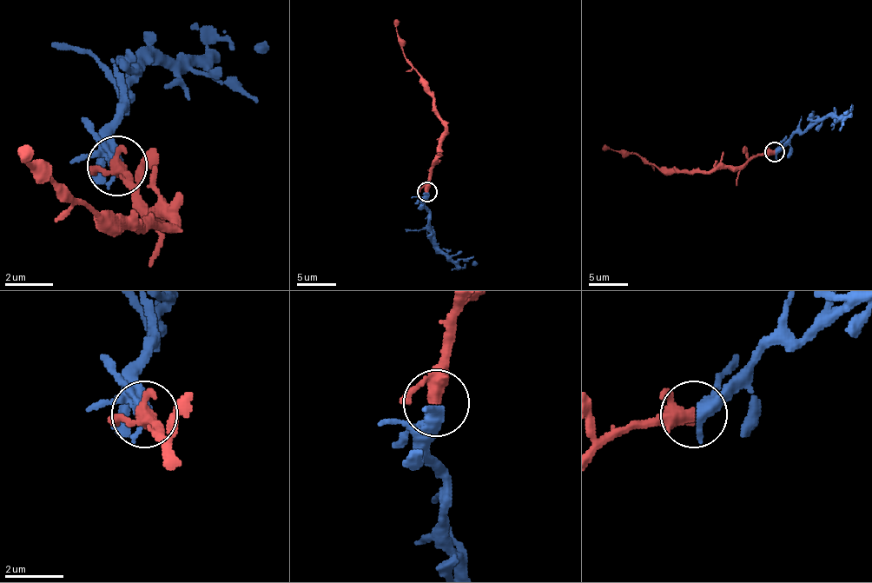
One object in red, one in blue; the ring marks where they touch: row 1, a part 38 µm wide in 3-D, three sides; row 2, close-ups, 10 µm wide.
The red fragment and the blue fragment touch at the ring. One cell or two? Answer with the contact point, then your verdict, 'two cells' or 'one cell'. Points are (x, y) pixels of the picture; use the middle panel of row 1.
place (426, 192); one cell

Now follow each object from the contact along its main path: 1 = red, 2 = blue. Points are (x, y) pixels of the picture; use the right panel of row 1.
1: (775, 152), (751, 156), (741, 166), (717, 166), (703, 172), (662, 172), (638, 154), (623, 154), (603, 146)
2: (775, 152), (790, 138), (830, 116), (846, 116), (850, 113), (846, 113)

